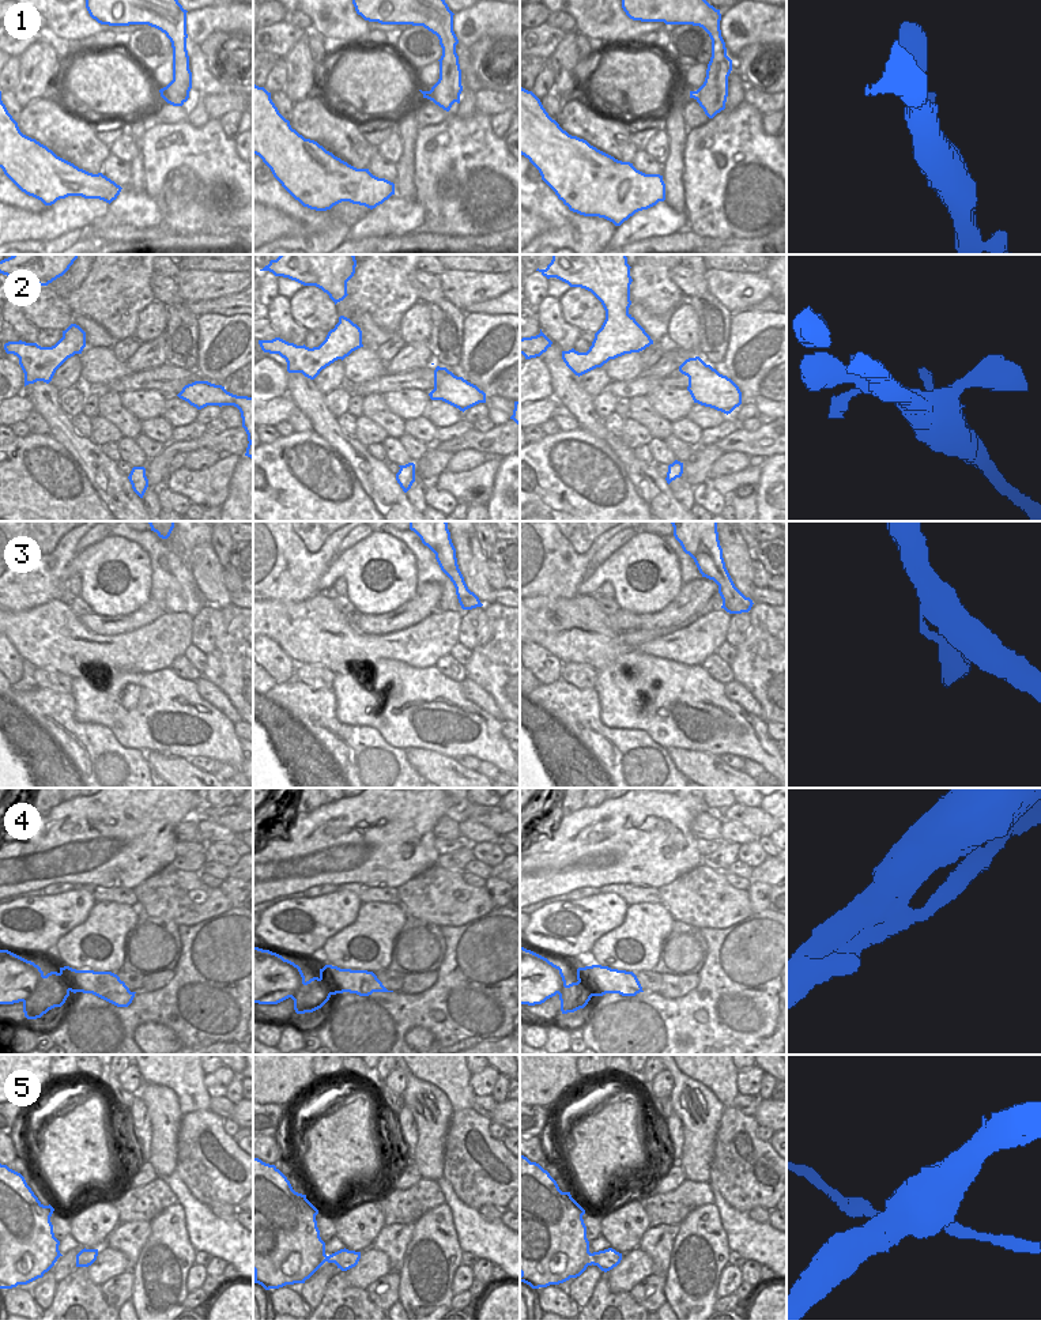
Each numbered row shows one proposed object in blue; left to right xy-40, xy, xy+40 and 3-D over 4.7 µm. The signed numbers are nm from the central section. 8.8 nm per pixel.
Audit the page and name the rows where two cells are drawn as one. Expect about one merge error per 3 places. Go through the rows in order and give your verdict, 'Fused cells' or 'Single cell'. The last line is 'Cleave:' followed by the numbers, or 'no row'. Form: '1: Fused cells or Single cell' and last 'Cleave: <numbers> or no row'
1: Single cell
2: Single cell
3: Single cell
4: Single cell
5: Fused cells
Cleave: 5.

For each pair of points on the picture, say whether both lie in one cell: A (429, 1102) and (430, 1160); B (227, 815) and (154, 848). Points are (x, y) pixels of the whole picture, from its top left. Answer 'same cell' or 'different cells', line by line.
A: same cell
B: different cells

